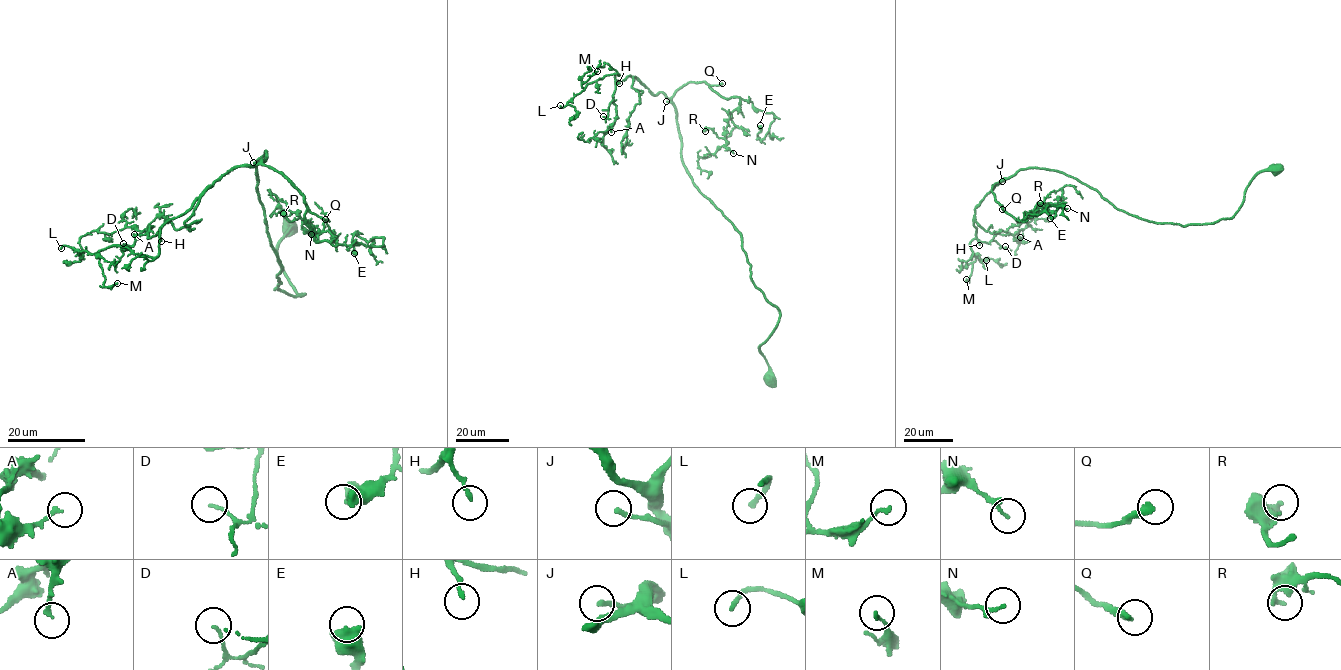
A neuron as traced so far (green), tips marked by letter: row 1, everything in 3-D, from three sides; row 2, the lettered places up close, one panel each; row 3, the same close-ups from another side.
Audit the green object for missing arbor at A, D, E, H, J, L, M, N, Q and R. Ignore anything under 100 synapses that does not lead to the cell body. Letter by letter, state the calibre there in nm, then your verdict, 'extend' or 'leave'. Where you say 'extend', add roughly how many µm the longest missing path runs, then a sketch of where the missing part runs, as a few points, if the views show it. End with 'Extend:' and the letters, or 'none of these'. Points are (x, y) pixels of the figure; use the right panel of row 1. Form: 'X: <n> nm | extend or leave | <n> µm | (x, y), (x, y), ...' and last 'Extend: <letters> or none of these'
A: 180 nm | leave
D: 120 nm | leave
E: 700 nm | leave
H: 140 nm | leave
J: 190 nm | leave
L: 180 nm | leave
M: 130 nm | leave
N: 160 nm | leave
Q: 280 nm | extend | 50 µm | (1002, 209), (1009, 223), (1015, 221), (1024, 228), (1046, 223), (1049, 227)
R: 240 nm | leave
Extend: Q

